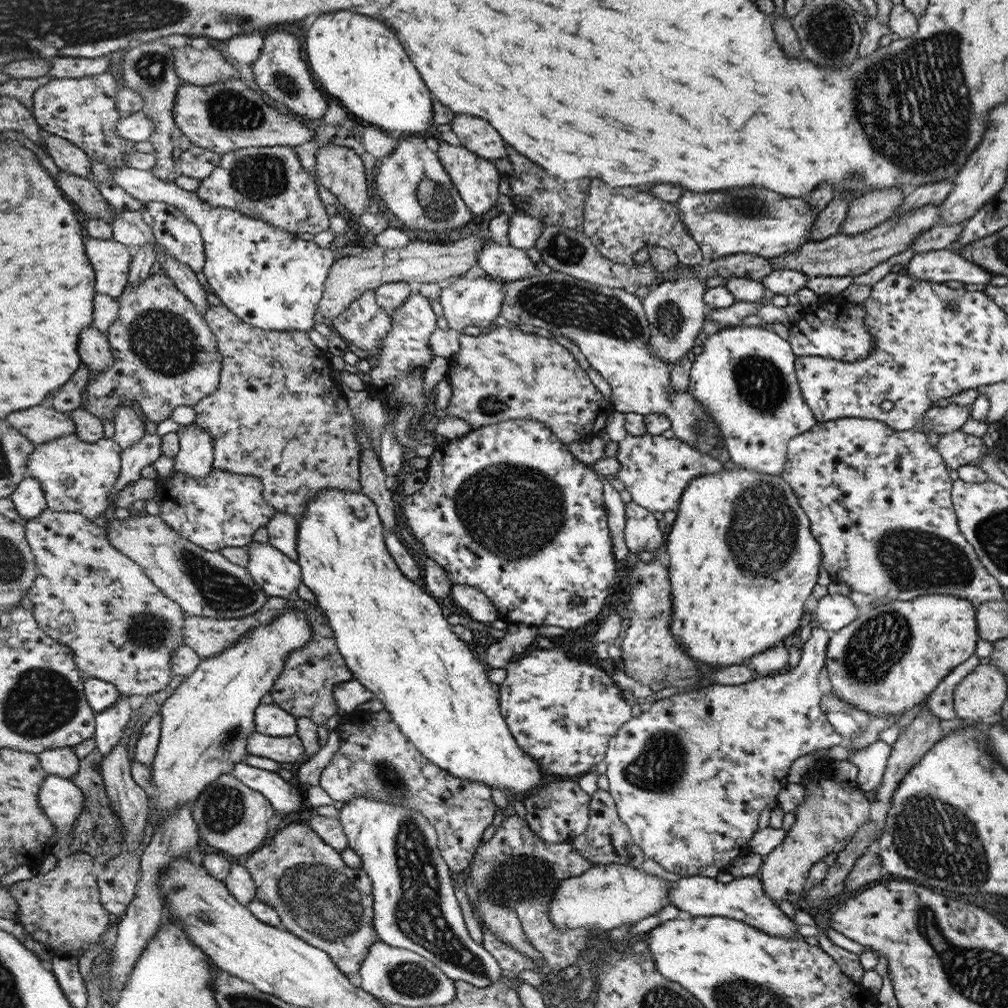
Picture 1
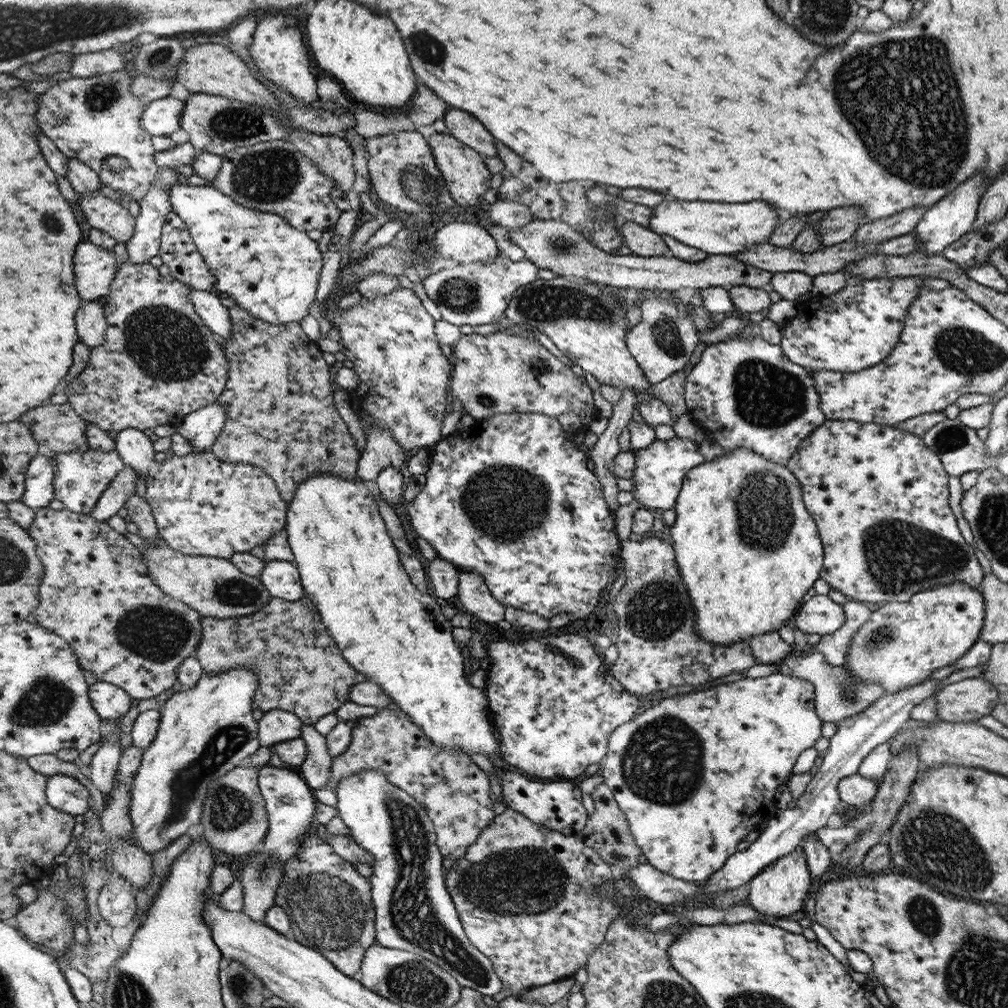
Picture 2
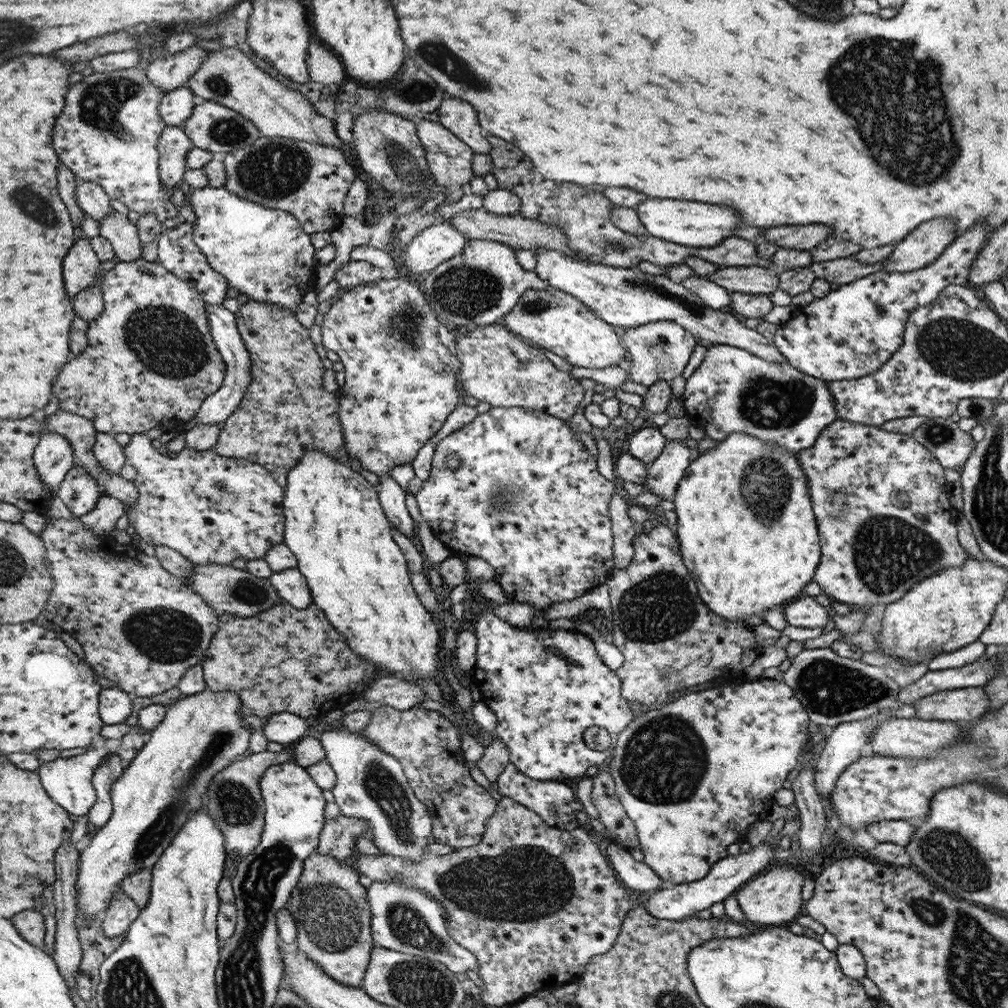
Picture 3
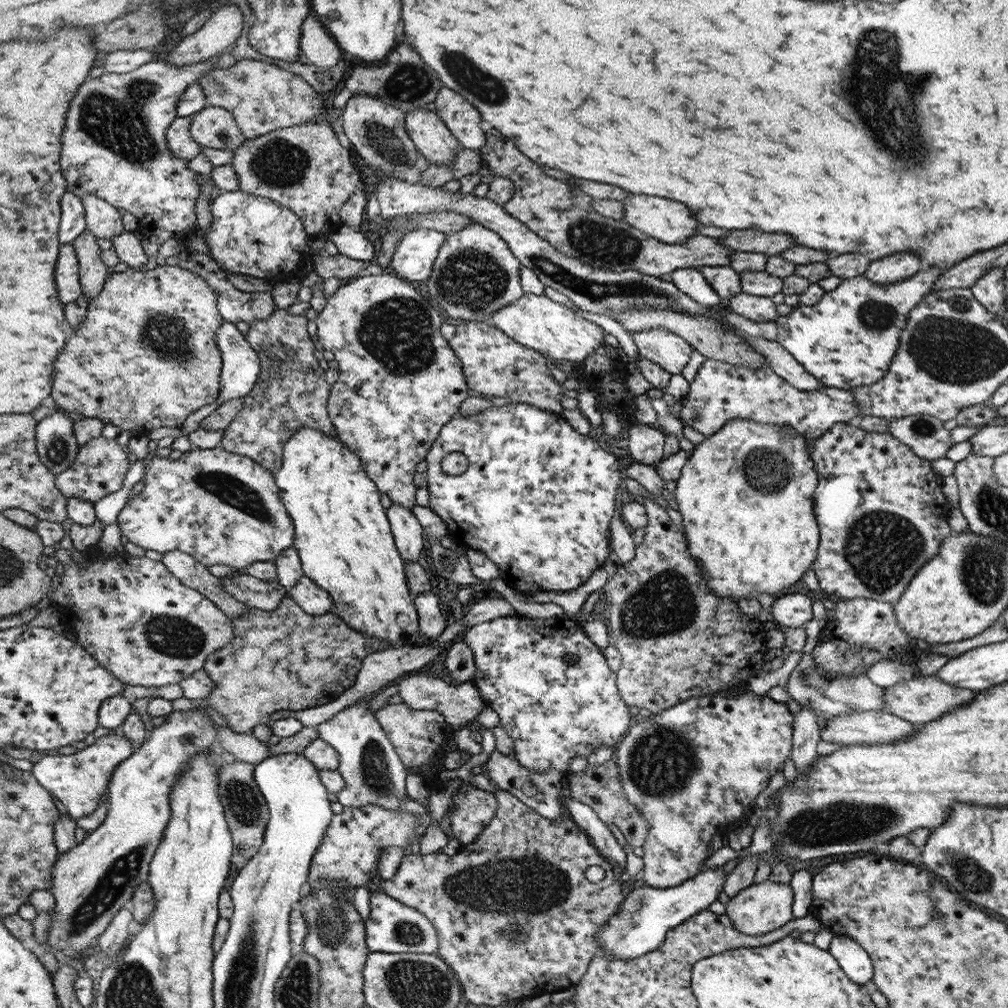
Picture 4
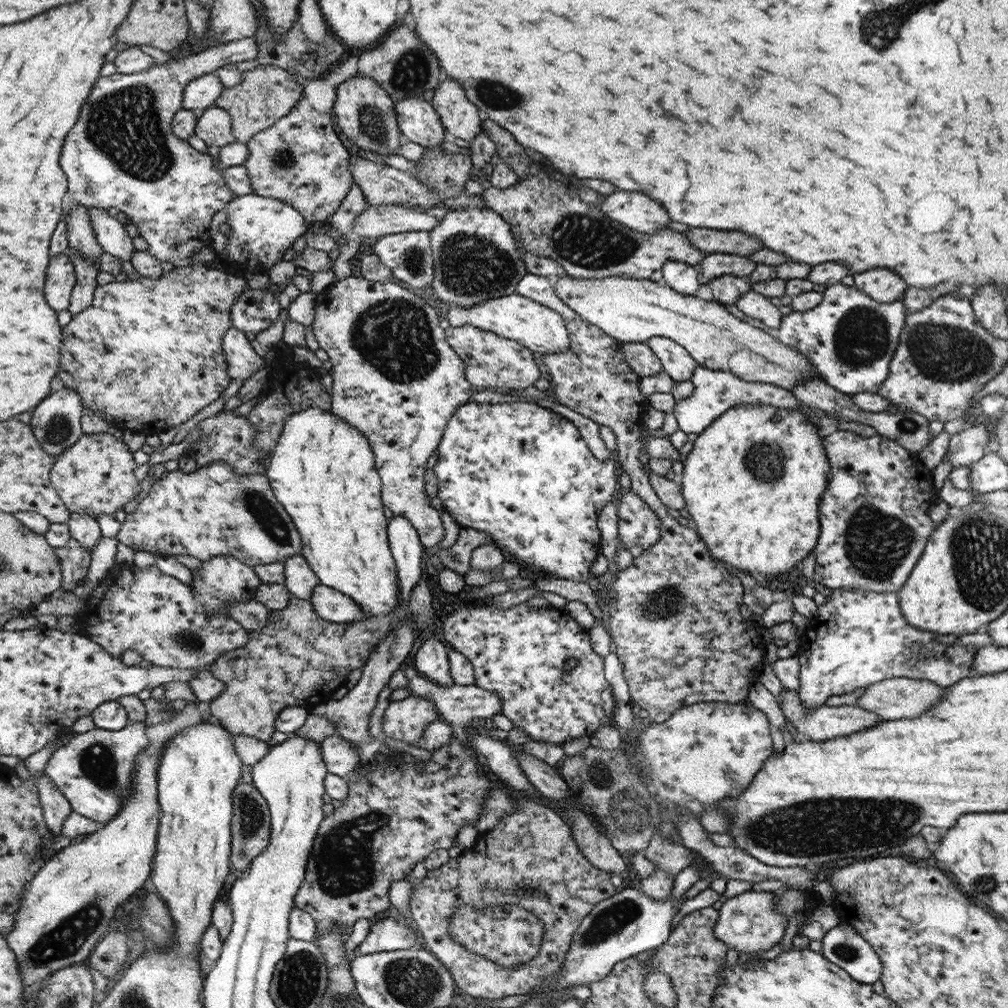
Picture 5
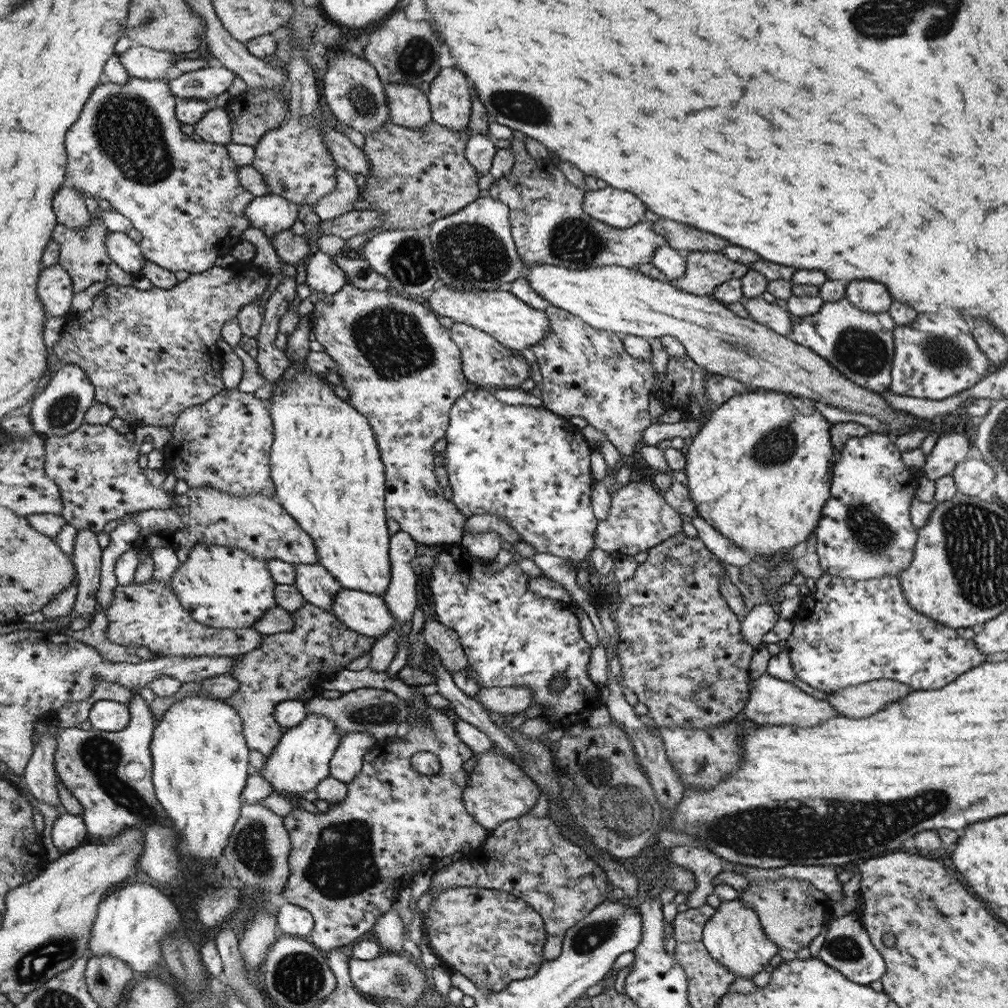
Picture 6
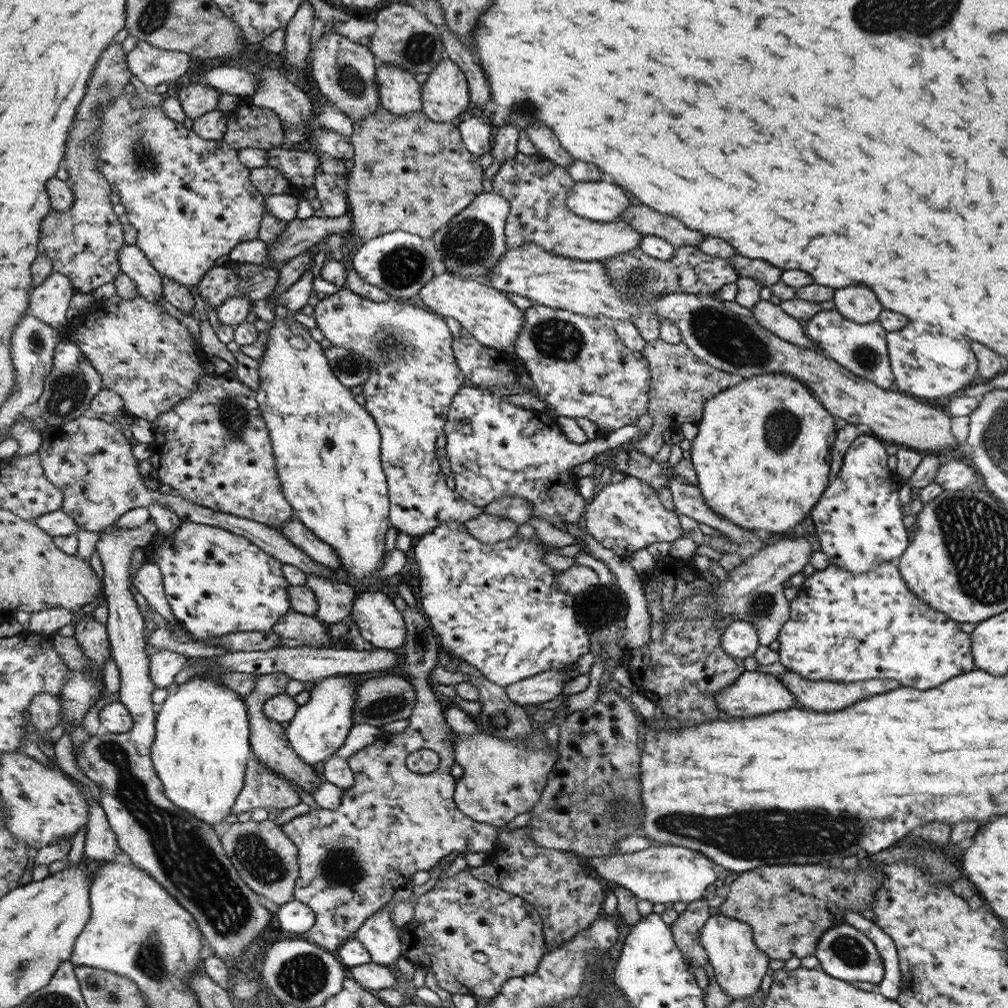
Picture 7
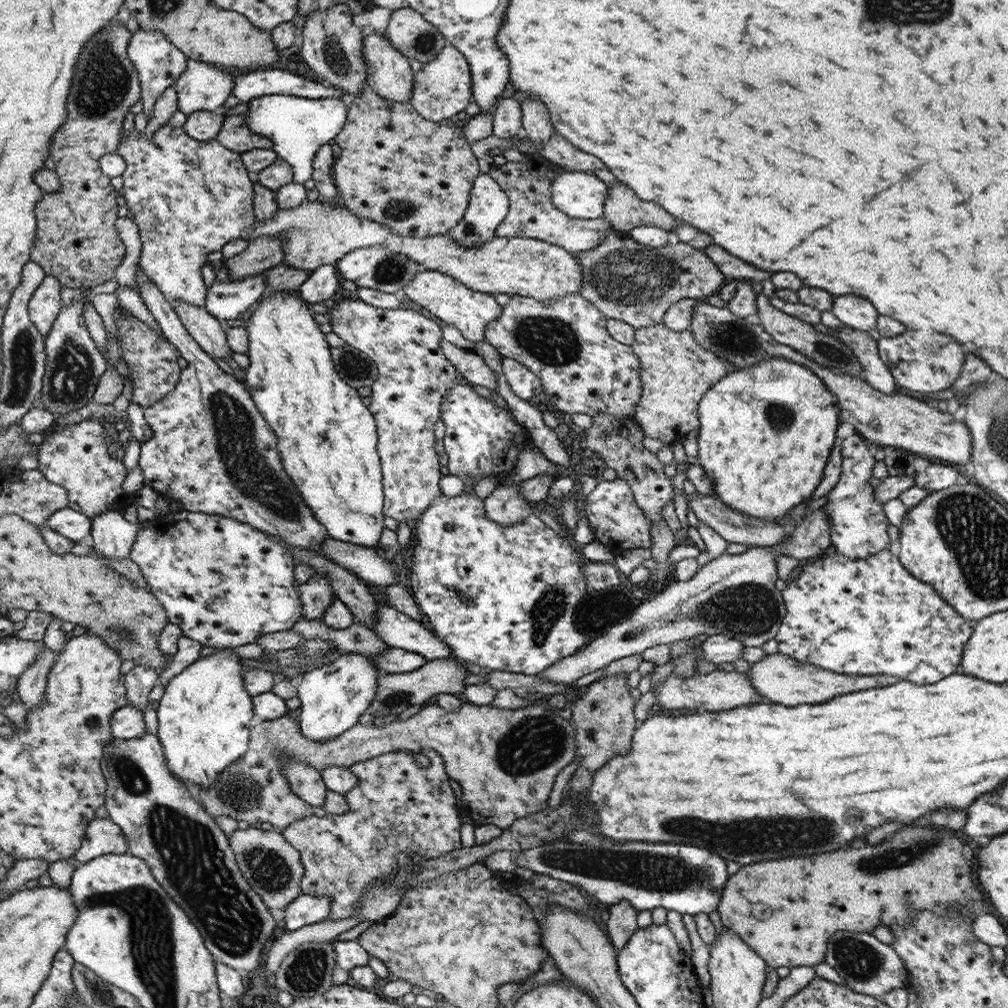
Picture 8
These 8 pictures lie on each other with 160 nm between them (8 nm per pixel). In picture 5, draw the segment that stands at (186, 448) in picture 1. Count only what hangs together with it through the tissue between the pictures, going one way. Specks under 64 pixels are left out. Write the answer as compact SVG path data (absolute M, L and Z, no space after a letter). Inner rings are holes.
M233 326L225 334L225 356L230 364L227 374L234 380L245 381L254 373L266 366L260 356L254 351L250 341L246 339L245 332Z

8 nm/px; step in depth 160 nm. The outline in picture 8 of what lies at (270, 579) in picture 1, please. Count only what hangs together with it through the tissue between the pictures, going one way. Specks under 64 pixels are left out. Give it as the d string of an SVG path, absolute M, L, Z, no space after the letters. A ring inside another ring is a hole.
M384 601L377 608L373 631L386 645L416 652L425 656L428 661L452 655L451 648L430 626L398 612L398 609Z

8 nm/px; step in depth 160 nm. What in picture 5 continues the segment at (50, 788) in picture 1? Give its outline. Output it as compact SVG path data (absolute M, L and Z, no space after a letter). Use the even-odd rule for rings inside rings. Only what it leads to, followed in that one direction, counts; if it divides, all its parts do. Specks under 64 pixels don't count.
M131 722L119 731L109 731L94 727L85 733L78 733L67 745L56 749L46 764L45 776L53 782L57 789L68 799L76 818L96 821L102 825L118 816L125 800L133 791L133 776L136 775L137 760L141 750L149 746L145 730L148 726L143 722Z

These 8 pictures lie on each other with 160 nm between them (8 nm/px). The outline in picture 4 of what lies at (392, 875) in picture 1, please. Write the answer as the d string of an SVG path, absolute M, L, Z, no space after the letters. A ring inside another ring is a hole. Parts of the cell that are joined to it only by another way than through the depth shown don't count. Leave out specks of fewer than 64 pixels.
M372 696L361 698L356 704L335 714L330 720L316 727L318 739L332 746L339 754L337 771L345 780L345 785L338 792L338 802L342 806L360 808L367 804L378 804L396 812L407 798L406 776L408 769L397 752L395 745L386 735L385 729L377 720L375 713L368 711ZM387 893L371 894L370 914L364 921L370 952L435 954L439 956L439 934L430 919L422 912L418 912L417 909L409 908L408 905L394 900Z

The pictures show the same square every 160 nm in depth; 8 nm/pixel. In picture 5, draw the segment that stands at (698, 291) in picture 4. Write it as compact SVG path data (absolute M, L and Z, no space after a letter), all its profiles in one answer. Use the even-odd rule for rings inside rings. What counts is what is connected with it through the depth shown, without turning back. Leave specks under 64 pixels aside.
M670 260L661 268L663 272L662 282L688 296L695 296L700 290L700 272L696 266L690 266L684 262Z

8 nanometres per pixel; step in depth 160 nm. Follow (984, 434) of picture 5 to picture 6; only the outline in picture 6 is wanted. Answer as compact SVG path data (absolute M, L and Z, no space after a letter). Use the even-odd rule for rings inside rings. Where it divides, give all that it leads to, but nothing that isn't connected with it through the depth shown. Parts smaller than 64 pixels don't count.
M948 434L942 436L936 448L927 455L922 466L922 475L936 481L943 476L950 475L955 466L970 457L970 441L962 434Z

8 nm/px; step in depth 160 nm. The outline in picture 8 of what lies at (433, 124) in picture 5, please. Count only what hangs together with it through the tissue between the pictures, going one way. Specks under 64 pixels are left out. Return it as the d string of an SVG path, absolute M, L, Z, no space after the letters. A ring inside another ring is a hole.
M374 30L364 35L364 59L368 68L367 83L374 92L386 100L410 102L412 86L415 86L410 62L384 33Z

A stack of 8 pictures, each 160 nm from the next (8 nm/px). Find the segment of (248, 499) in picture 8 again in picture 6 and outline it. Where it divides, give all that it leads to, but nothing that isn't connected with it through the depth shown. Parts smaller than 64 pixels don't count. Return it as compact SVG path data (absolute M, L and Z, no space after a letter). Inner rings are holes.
M117 231L109 232L106 243L114 264L133 276L142 276L141 270L146 258L139 243L130 239L126 233ZM240 388L223 389L208 403L193 406L177 417L172 439L164 447L164 469L185 480L189 489L212 487L230 496L264 494L275 498L272 477L273 418L267 403Z

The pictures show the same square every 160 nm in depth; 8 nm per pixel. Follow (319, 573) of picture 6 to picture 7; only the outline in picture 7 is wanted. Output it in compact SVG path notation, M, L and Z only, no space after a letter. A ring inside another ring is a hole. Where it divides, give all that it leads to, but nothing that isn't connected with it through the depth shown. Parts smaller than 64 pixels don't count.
M307 574L306 587L311 588L317 597L316 616L328 624L349 620L355 593L348 583L334 577L322 578Z

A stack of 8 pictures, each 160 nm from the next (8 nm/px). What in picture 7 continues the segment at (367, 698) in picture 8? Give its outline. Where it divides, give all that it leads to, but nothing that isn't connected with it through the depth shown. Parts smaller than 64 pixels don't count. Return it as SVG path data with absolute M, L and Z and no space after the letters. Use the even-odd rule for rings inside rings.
M337 674L316 681L310 689L311 697L299 705L297 714L288 723L288 739L293 751L305 761L306 764L318 764L321 760L332 758L336 752L345 746L345 740L352 730L353 708L357 700L360 684L356 683L349 674Z

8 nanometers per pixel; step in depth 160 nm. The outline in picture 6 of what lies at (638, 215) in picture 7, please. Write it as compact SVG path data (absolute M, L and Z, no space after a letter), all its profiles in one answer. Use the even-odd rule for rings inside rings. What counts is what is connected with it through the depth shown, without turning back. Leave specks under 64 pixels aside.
M660 217L653 223L654 232L661 233L676 250L687 252L717 252L722 253L730 242L720 236L682 224L681 222Z

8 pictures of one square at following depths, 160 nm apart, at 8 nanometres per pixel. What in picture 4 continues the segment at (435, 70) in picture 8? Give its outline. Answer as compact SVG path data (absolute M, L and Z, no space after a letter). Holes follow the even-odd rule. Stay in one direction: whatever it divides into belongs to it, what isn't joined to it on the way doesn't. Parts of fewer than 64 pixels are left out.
M446 86L441 88L432 108L445 121L463 149L480 151L485 146L488 137L484 136L482 130L481 112L466 102L458 92Z

